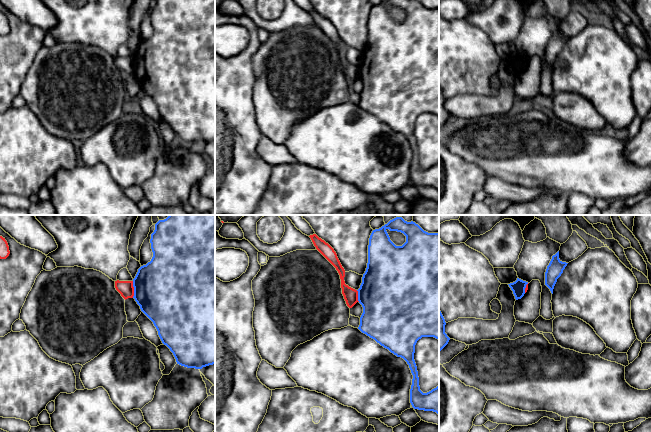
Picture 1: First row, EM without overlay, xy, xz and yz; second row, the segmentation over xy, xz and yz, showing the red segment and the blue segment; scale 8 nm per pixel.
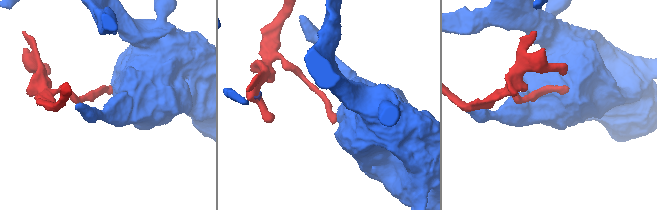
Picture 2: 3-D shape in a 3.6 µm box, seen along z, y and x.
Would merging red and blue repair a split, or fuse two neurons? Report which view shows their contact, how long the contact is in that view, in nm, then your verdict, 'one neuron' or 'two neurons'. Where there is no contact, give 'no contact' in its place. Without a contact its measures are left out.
contact in xy; length 140 nm; two neurons

